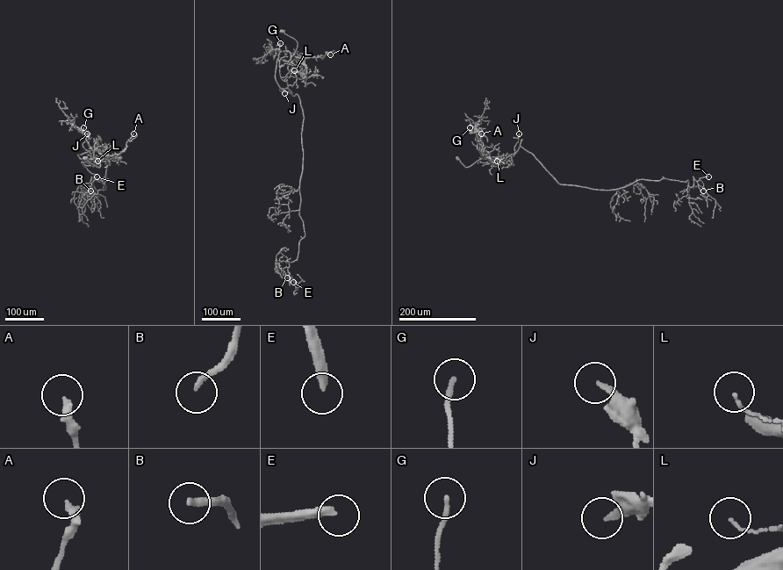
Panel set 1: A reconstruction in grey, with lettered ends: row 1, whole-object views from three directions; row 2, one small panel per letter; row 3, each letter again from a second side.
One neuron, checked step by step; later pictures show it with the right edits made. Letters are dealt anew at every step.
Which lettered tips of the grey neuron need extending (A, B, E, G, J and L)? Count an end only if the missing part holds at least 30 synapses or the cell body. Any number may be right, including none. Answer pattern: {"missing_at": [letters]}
{"missing_at": ["B", "E", "J"]}

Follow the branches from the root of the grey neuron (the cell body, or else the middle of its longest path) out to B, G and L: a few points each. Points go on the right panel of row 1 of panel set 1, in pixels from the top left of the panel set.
B: (456, 158), (467, 167), (512, 155), (521, 140), (560, 183), (692, 187), (693, 178), (703, 191)
G: (456, 158), (467, 167), (483, 156), (477, 148), (477, 133), (470, 133), (470, 127)
L: (456, 158), (466, 167), (484, 157), (497, 161)

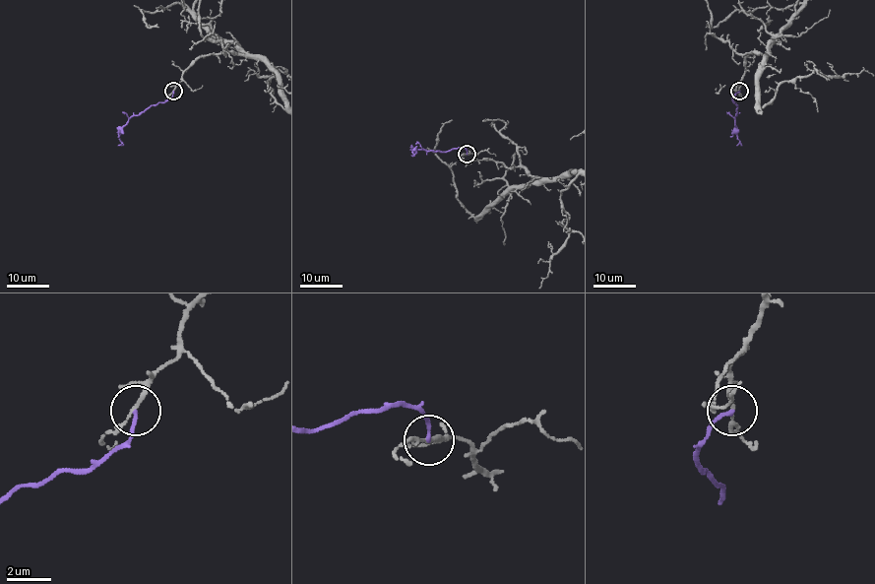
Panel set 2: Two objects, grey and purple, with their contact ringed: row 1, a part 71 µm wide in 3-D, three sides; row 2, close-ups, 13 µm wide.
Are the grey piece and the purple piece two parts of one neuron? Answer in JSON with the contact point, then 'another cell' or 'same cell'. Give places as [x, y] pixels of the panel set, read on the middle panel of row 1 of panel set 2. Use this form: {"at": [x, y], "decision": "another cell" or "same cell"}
{"at": [467, 154], "decision": "another cell"}

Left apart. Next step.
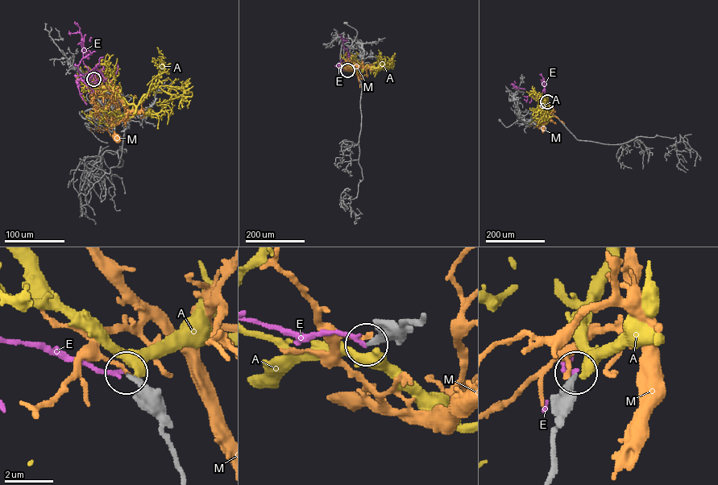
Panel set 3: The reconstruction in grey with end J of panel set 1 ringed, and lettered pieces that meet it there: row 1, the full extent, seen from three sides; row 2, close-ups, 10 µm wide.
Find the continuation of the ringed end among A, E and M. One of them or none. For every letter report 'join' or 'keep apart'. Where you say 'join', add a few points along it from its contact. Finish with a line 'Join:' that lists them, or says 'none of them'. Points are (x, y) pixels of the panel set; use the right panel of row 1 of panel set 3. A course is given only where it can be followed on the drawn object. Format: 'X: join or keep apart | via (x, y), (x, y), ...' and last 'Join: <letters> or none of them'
A: keep apart
E: keep apart
M: keep apart
Join: none of them

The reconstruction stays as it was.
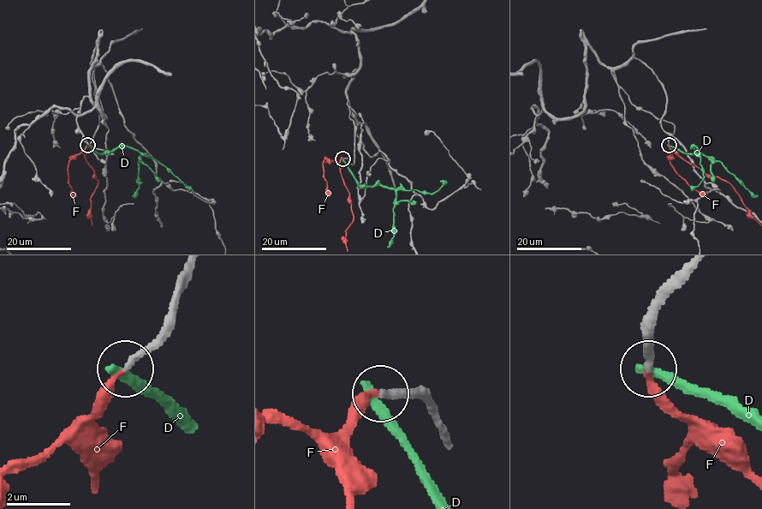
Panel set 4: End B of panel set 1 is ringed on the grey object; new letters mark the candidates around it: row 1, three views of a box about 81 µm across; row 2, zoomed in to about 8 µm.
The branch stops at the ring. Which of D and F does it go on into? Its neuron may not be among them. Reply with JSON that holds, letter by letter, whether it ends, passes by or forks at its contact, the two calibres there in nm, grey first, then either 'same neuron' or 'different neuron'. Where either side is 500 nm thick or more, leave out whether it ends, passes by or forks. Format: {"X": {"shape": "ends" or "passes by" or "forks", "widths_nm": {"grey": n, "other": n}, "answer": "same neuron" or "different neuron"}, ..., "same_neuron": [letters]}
{"D": {"shape": "ends", "widths_nm": {"grey": 220, "other": 320}, "answer": "different neuron"}, "F": {"shape": "ends", "widths_nm": {"grey": 220, "other": 240}, "answer": "same neuron"}, "same_neuron": ["F"]}

